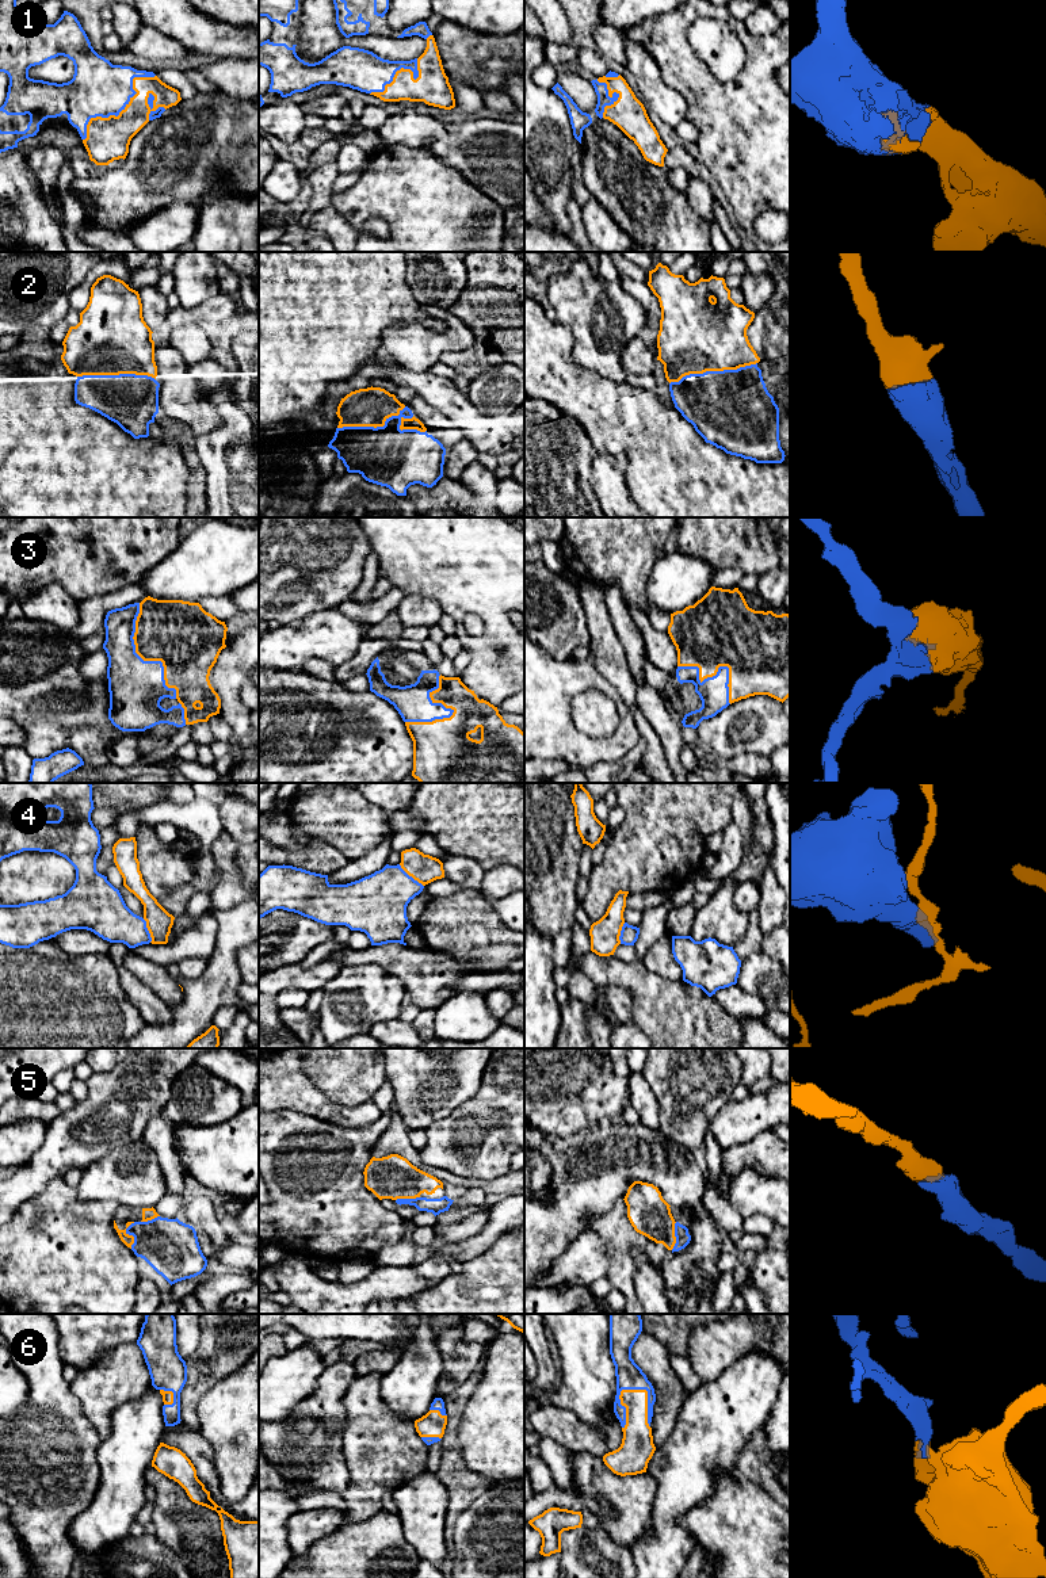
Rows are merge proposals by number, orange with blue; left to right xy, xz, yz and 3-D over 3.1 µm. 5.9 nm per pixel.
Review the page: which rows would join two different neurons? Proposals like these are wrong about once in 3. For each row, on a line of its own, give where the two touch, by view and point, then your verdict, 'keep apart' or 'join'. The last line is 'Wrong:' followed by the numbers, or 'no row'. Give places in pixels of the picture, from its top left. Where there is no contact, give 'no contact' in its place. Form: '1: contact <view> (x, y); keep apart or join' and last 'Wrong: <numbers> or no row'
1: contact xy (122, 110); join
2: contact yz (713, 370); join
3: contact xy (144, 660); join
4: contact xz (411, 875); keep apart
5: contact xy (130, 1235); join
6: contact yz (646, 1397); join
Wrong: 4

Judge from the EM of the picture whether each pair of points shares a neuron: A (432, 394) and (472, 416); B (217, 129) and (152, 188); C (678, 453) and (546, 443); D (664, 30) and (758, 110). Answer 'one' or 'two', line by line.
A: one
B: one
C: two
D: one

